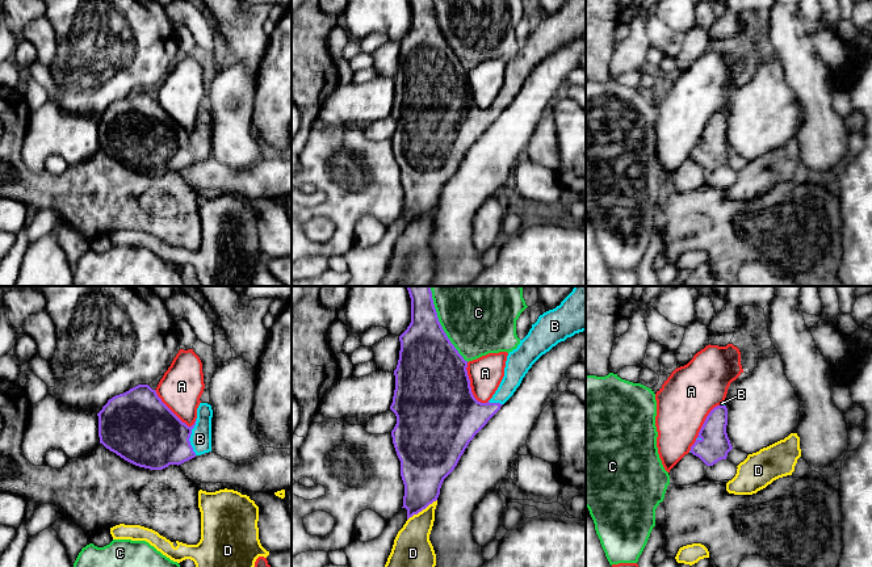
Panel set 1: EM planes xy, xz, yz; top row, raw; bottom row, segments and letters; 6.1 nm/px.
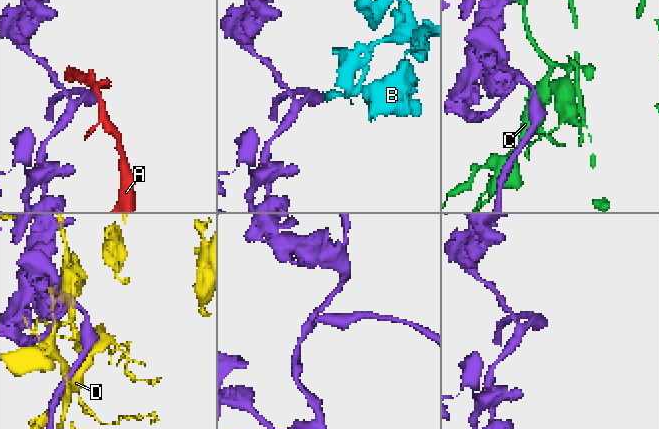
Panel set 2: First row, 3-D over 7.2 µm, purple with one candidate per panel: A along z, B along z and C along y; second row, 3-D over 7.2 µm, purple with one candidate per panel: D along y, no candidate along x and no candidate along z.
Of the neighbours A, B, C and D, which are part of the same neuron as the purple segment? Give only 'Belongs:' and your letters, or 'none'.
Belongs: B

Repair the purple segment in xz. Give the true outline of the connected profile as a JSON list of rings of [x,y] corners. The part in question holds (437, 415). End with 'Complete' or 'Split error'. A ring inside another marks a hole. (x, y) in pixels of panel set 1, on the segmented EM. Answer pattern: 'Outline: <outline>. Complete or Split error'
Outline: [[[407,286],[411,323],[399,336],[401,350],[390,406],[397,416],[391,437],[401,461],[404,484],[402,508],[407,509],[407,520],[437,500],[444,479],[454,470],[469,442],[513,395],[532,365],[558,343],[586,331],[586,286],[574,286],[559,306],[538,316],[517,348],[508,353],[498,390],[487,403],[481,403],[471,392],[468,361],[450,343],[439,322],[431,287]]]. Split error

